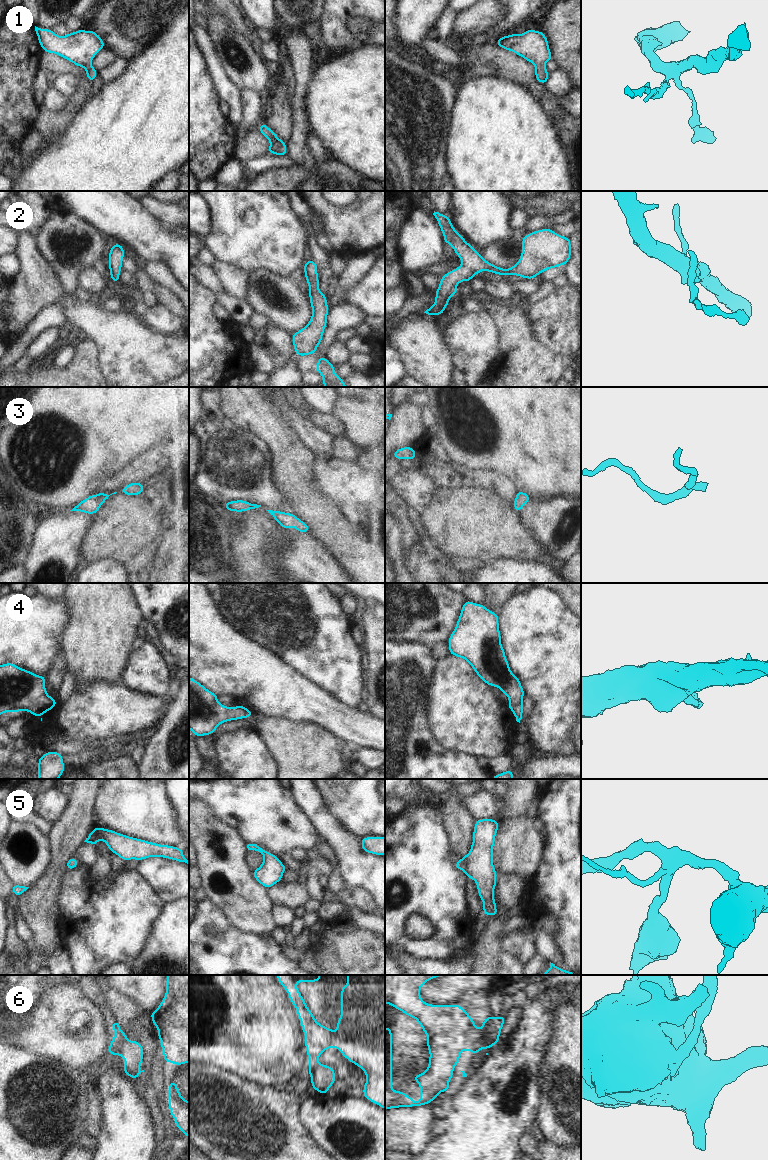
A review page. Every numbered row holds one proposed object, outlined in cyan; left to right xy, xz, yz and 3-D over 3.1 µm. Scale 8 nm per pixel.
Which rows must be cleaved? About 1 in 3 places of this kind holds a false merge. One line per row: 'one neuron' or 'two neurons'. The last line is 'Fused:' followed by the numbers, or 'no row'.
1: one neuron
2: one neuron
3: one neuron
4: one neuron
5: one neuron
6: two neurons
Fused: 6

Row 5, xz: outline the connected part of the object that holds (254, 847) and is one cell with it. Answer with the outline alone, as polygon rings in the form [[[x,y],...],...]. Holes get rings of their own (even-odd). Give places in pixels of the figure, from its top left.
[[[248,844],[248,850],[261,853],[264,856],[262,864],[252,874],[256,881],[266,888],[271,888],[282,881],[284,871],[287,867],[273,853],[267,852],[257,844]]]

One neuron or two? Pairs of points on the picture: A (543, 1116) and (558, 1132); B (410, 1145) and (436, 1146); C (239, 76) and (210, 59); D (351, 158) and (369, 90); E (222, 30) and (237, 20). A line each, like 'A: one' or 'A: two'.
A: one
B: two
C: two
D: one
E: two

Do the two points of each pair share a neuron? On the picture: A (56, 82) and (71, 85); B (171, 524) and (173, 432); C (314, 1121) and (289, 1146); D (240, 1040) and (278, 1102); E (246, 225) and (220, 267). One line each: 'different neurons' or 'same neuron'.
A: same neuron
B: same neuron
C: different neurons
D: different neurons
E: different neurons

